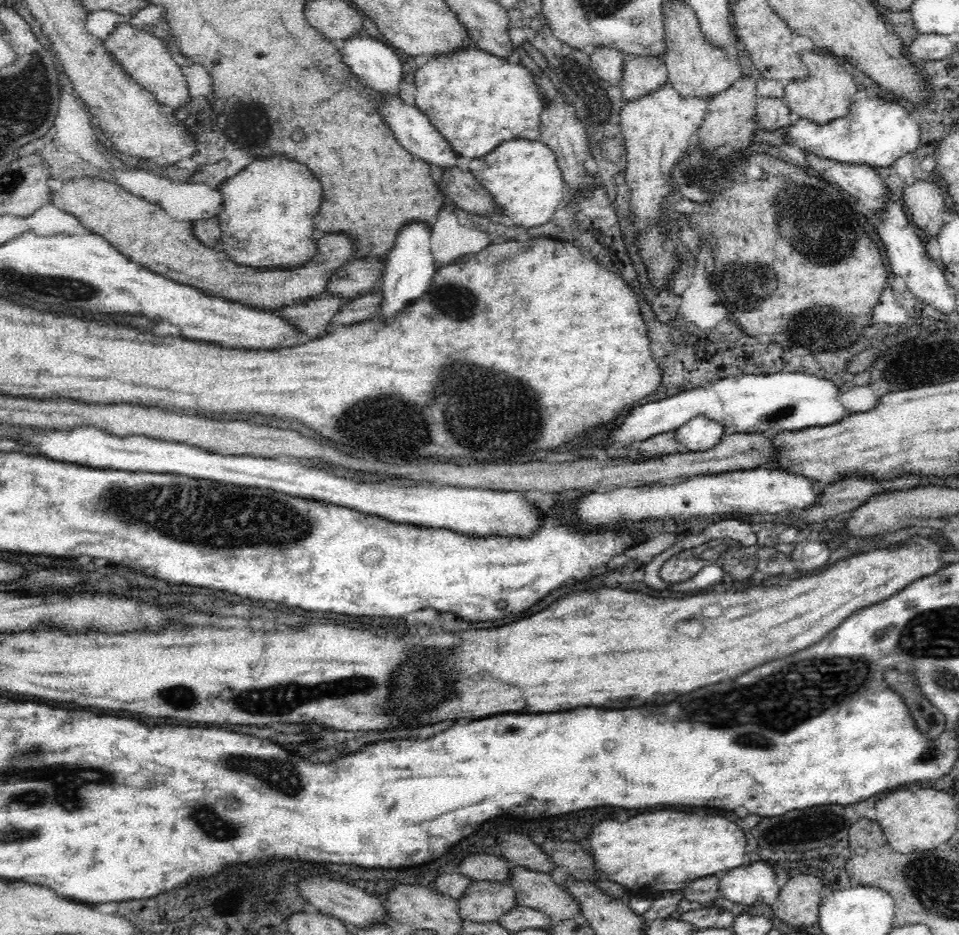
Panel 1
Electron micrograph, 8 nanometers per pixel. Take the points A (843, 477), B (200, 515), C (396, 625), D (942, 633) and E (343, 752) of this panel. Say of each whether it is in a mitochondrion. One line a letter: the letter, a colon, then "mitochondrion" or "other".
A: other
B: mitochondrion
C: other
D: mitochondrion
E: other

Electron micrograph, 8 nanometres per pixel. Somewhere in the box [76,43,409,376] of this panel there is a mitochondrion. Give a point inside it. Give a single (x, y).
(257, 122)

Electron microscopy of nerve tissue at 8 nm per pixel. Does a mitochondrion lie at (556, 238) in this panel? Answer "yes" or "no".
no

